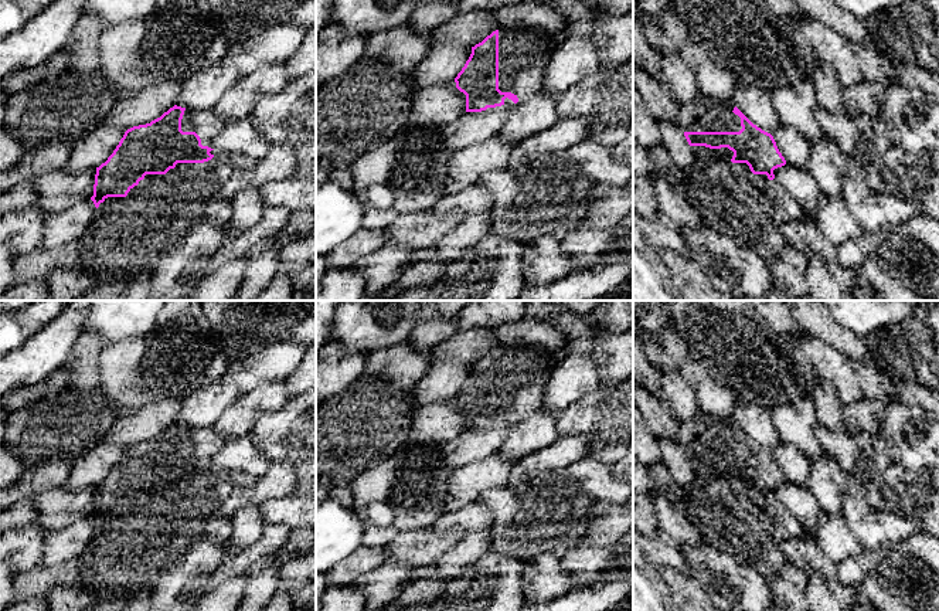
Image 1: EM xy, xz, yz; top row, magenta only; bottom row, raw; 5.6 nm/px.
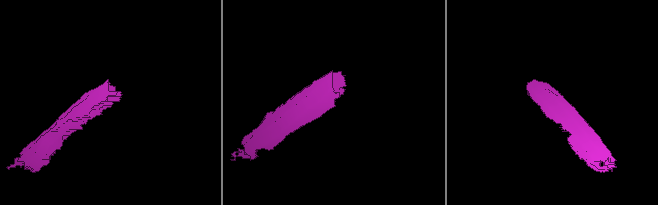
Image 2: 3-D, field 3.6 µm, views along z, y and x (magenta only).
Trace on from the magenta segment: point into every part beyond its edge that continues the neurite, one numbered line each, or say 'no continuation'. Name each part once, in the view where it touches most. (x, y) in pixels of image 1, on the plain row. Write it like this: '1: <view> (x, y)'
1: xz (523, 376)

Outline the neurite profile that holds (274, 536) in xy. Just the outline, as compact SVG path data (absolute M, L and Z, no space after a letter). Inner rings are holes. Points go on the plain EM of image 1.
M266 525L261 537L249 547L229 556L220 567L215 580L242 576L249 566L263 556L279 554L290 529L280 525Z

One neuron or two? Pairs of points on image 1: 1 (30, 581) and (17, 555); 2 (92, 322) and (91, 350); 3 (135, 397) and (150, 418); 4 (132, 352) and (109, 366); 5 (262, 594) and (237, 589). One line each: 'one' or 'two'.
1: two
2: two
3: two
4: one
5: two

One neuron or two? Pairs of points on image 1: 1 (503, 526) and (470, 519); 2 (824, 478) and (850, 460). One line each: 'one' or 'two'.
1: two
2: two

